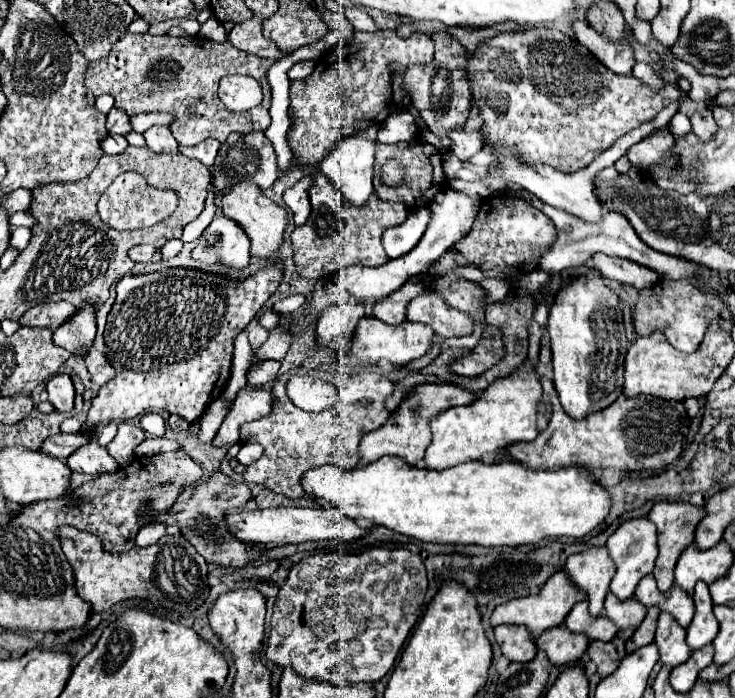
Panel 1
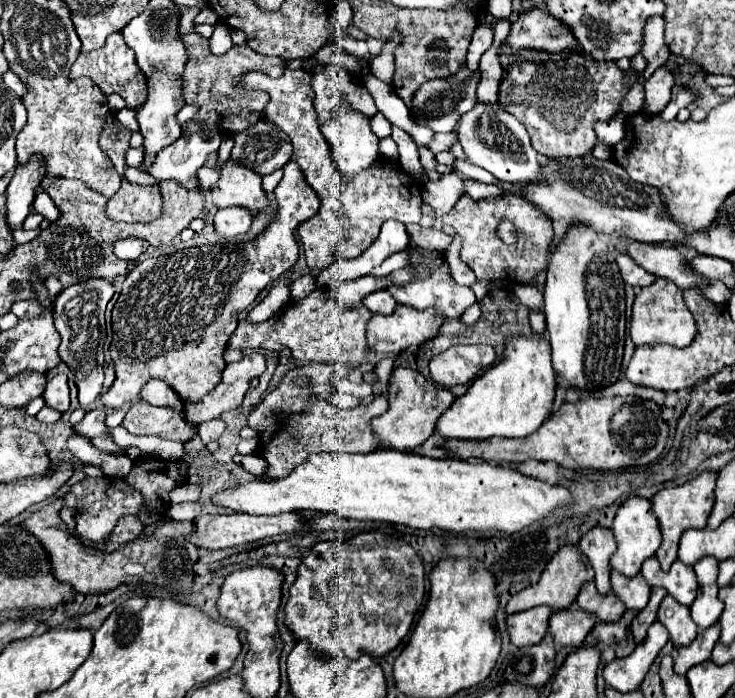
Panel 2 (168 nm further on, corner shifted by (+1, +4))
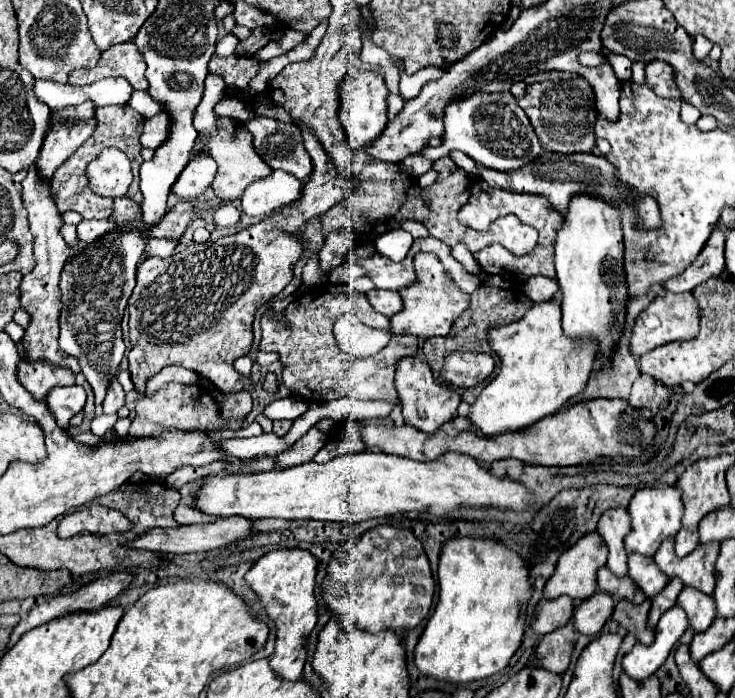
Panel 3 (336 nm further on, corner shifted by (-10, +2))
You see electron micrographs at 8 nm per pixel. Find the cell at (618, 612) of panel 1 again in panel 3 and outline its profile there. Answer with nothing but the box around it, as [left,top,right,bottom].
[628,552,668,598]

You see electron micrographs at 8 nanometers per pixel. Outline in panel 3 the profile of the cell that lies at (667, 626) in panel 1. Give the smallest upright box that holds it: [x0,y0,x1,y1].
[678,586,716,632]

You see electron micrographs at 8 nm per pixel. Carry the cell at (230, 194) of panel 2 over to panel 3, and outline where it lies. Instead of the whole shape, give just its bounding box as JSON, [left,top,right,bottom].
[190,116,272,202]

